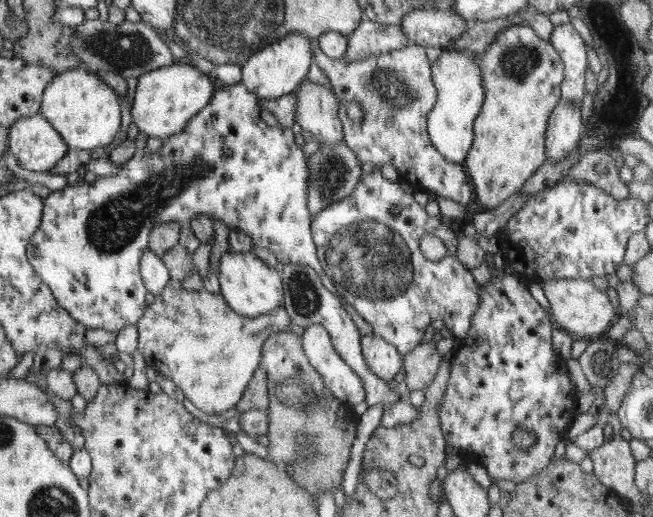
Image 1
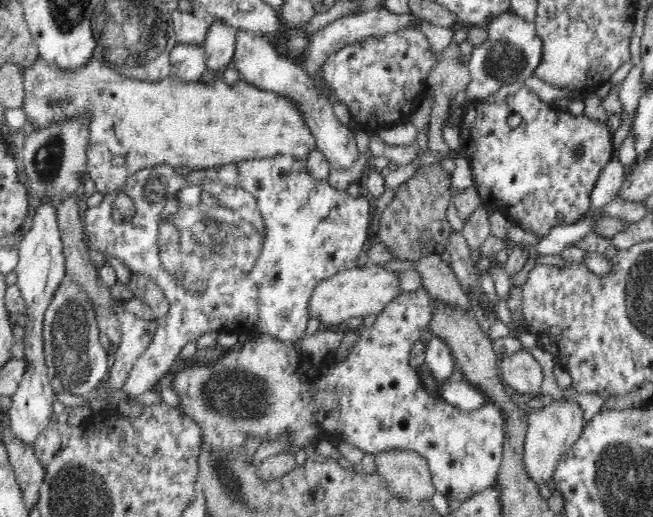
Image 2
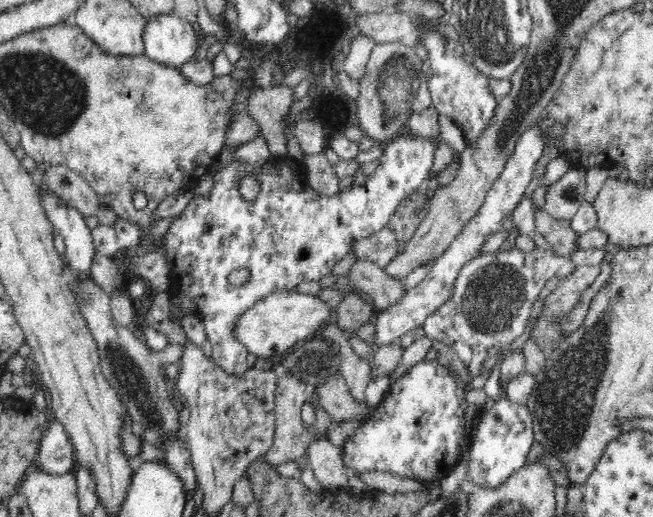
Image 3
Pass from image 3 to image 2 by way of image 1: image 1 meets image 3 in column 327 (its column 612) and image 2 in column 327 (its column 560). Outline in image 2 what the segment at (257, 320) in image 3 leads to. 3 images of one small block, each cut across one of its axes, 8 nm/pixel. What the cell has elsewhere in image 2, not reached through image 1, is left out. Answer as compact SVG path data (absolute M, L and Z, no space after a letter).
M380 266L370 268L350 268L342 270L338 274L318 282L310 296L310 306L308 306L308 319L318 319L322 326L340 325L346 323L350 318L378 315L386 306L389 306L398 297L398 274L396 272L386 272Z

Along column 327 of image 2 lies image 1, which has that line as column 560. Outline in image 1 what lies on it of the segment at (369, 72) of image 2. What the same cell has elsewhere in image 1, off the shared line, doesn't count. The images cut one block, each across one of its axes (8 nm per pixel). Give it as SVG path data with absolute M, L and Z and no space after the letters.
M514 24L496 34L496 40L486 48L486 52L481 53L480 67L486 97L474 124L474 144L463 164L471 176L480 204L494 209L523 189L539 166L546 162L548 120L559 104L564 82L564 62L552 42L544 41L528 24Z

